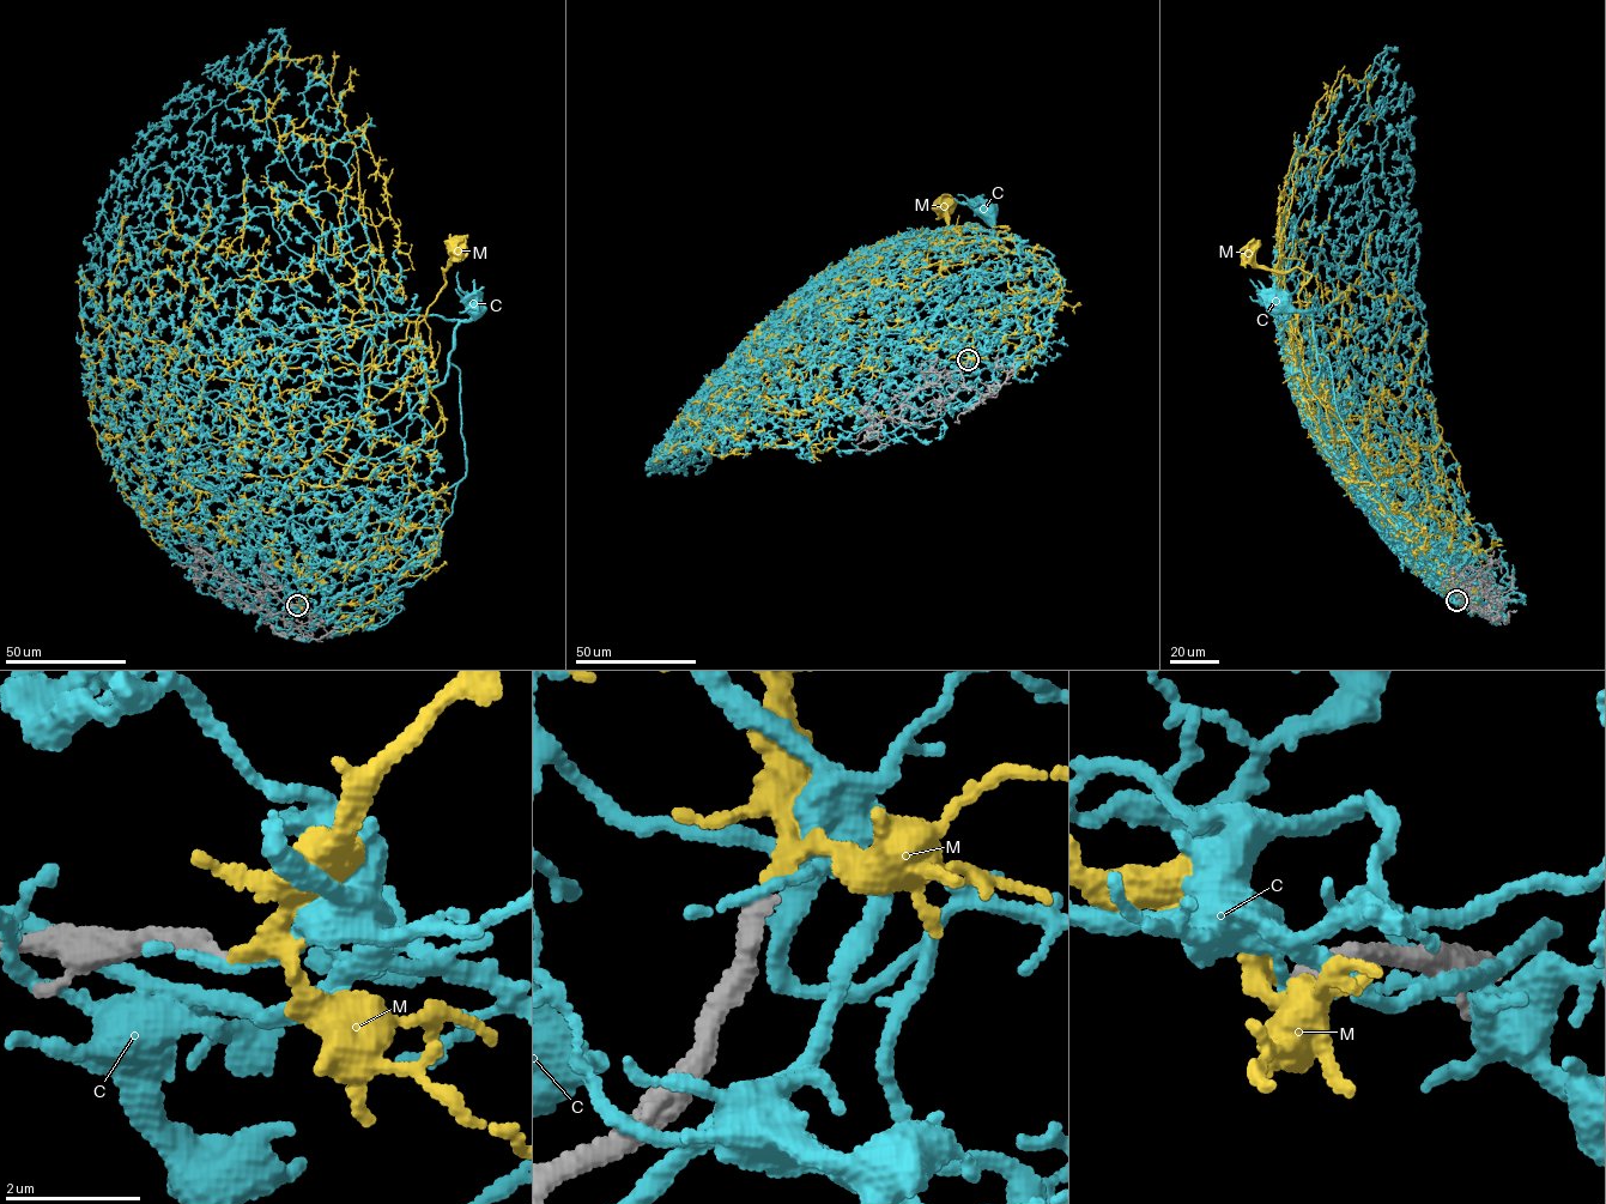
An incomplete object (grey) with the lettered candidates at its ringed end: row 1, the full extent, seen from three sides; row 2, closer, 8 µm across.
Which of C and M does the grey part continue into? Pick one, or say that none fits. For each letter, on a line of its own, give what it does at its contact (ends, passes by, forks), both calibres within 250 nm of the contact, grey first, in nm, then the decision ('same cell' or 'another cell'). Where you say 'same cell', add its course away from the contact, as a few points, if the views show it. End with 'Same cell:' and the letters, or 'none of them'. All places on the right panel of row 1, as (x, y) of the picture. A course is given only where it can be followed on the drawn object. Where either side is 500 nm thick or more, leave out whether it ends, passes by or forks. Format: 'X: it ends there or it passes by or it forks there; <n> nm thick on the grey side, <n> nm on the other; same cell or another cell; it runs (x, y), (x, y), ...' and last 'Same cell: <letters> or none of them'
C: it ends there; 320 nm thick on the grey side, 170 nm on the other; another cell
M: it passes by; 280 nm thick on the grey side, 190 nm on the other; same cell; it runs (1456, 600), (1335, 457), (1302, 364), (1298, 295), (1310, 274), (1264, 268), (1248, 252)
Same cell: M

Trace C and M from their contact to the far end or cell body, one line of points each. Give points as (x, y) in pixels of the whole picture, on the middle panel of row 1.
C: (968, 361), (937, 292), (947, 256), (974, 243), (993, 243), (983, 248), (992, 228), (987, 211)
M: (968, 360), (1014, 294), (1006, 260), (986, 250), (1004, 242), (947, 242), (959, 260), (943, 204)

